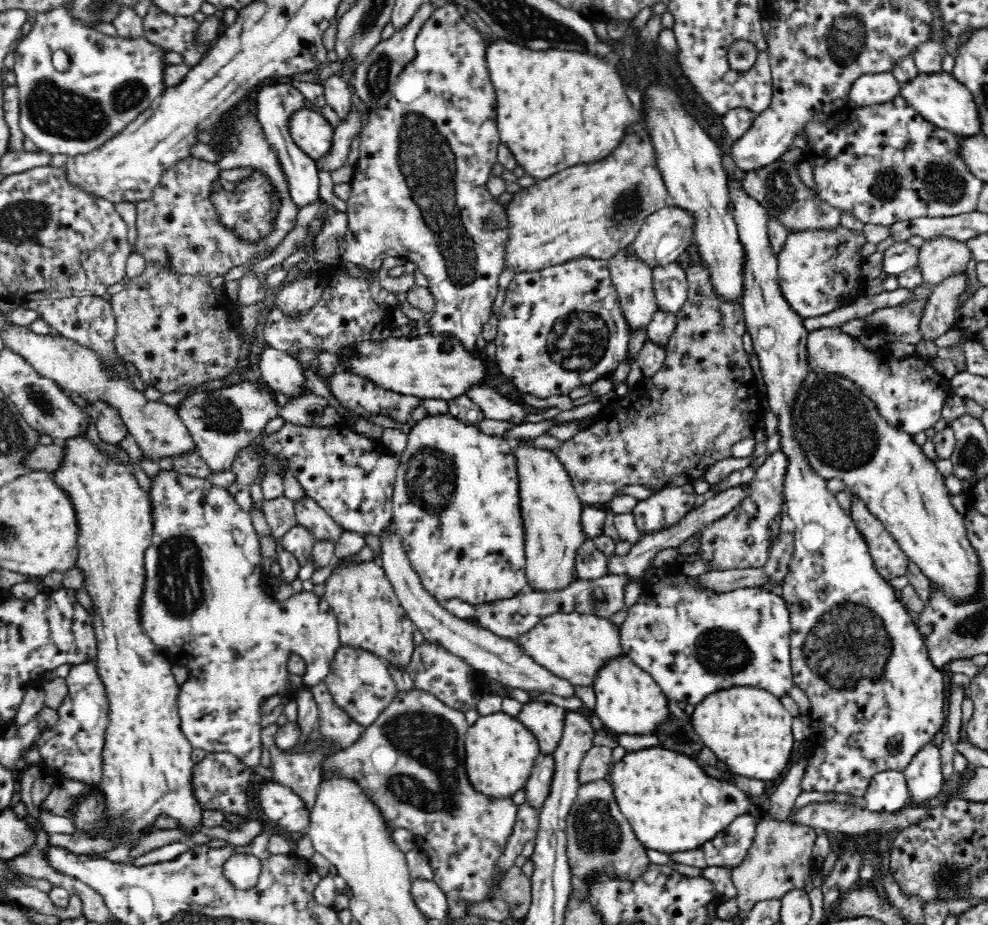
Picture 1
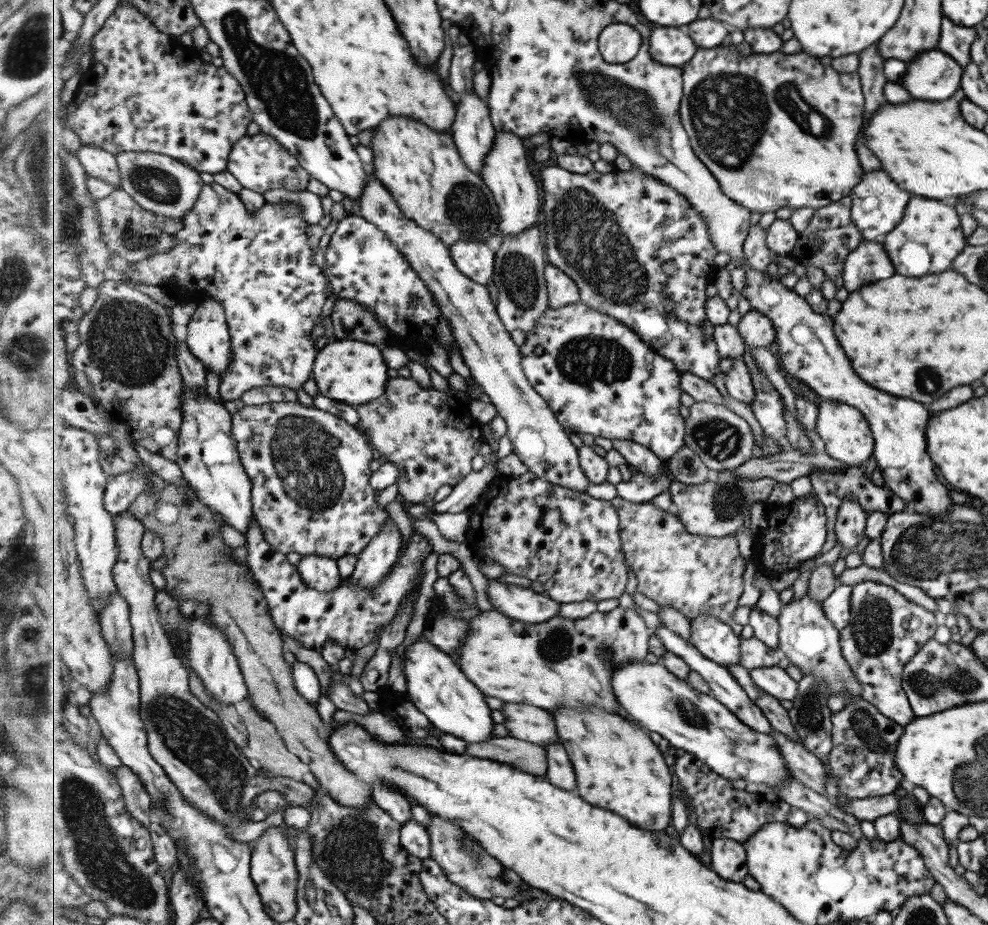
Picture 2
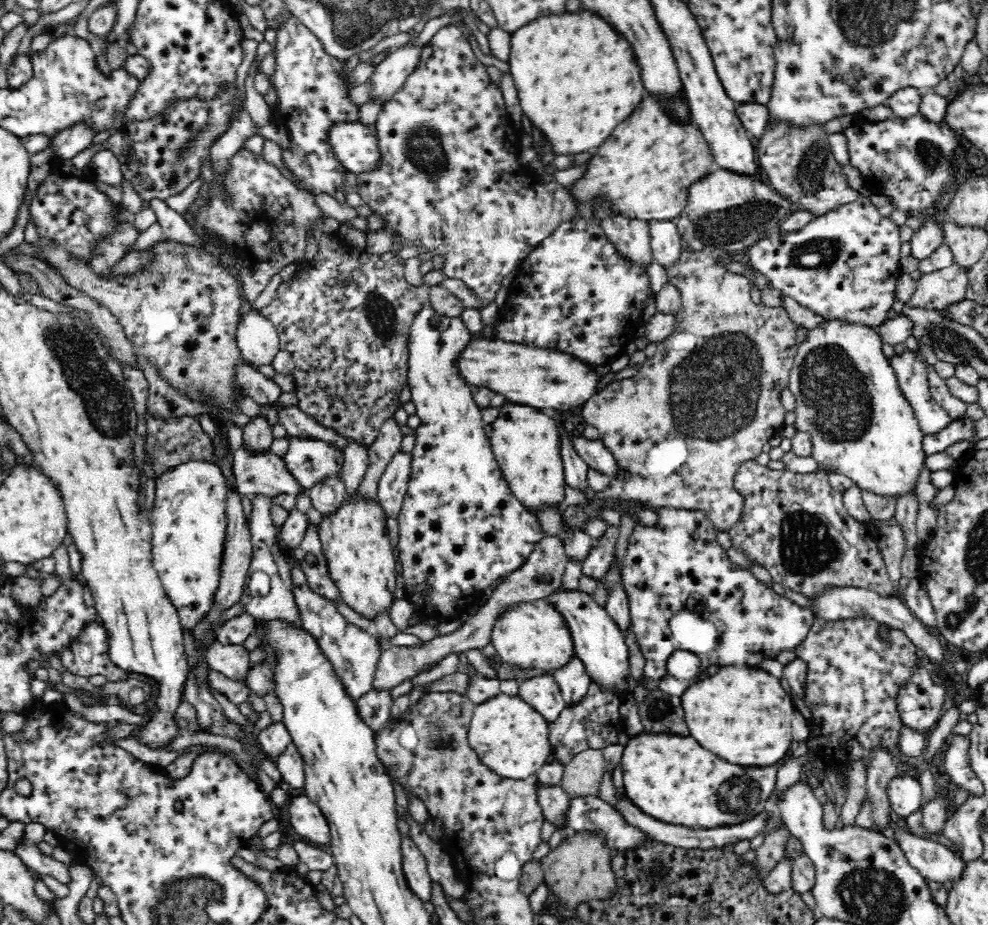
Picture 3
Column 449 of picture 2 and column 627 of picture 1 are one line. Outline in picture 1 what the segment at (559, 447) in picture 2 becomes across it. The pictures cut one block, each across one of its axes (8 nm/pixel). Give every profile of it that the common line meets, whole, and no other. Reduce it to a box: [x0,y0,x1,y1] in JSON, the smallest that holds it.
[607,247,658,333]

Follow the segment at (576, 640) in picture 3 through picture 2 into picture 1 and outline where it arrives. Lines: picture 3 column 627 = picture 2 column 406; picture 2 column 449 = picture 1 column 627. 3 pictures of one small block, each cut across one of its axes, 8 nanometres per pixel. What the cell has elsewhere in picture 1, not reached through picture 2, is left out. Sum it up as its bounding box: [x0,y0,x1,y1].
[592,654,669,734]

